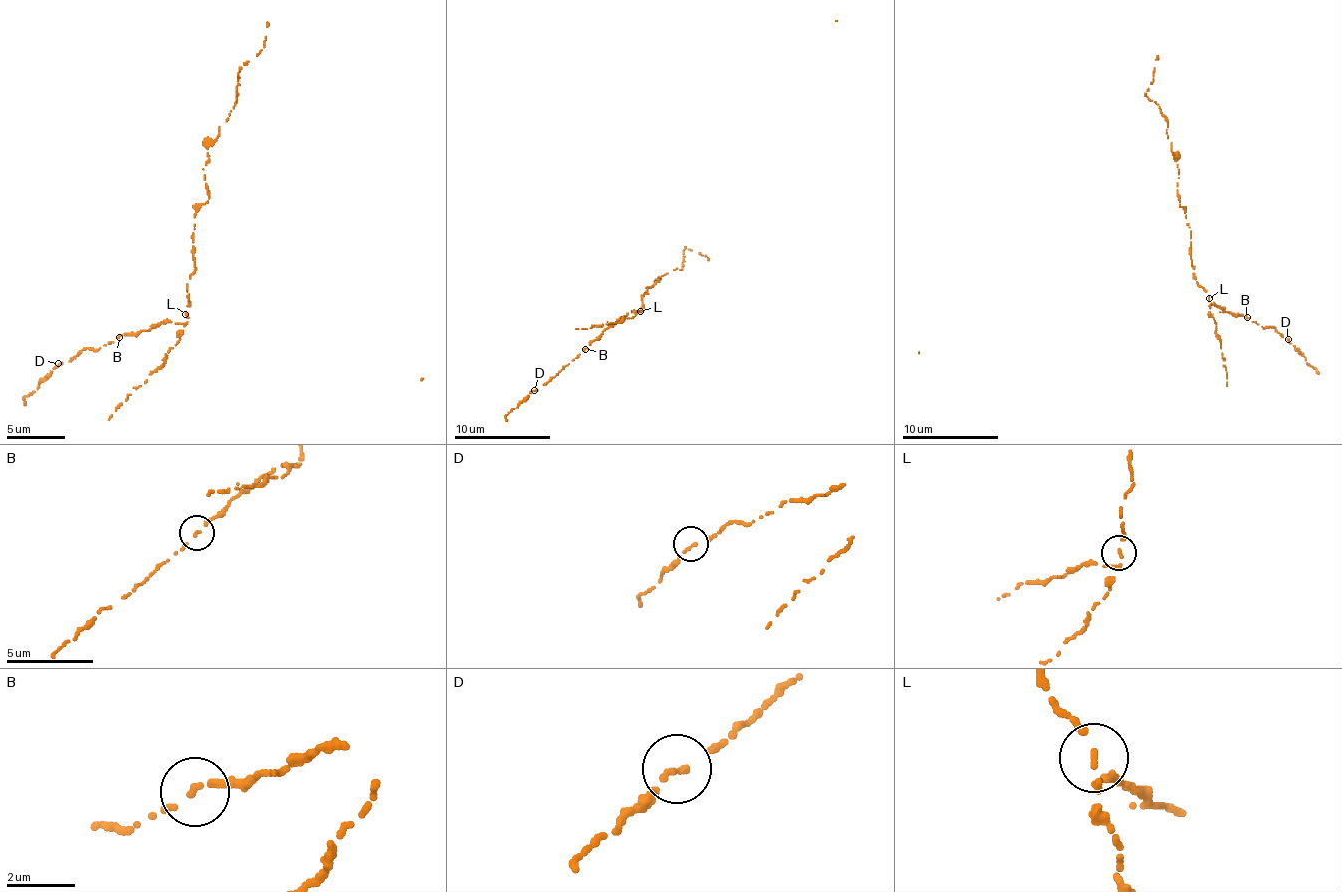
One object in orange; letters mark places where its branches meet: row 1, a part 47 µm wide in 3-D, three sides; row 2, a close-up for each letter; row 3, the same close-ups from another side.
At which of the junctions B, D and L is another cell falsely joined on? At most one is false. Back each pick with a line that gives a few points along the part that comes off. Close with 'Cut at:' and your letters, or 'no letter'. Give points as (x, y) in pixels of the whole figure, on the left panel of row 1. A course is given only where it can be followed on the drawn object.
L: course (186, 314), (195, 215), (209, 197), (207, 148), (227, 122), (241, 69), (265, 46), (268, 23)
Cut at: L

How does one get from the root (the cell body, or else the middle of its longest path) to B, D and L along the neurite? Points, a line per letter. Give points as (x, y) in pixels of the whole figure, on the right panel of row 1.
B: (1191, 264), (1193, 279), (1208, 295), (1208, 305), (1218, 305), (1225, 312), (1247, 317)
D: (1191, 264), (1193, 279), (1208, 295), (1208, 305), (1247, 315), (1251, 322), (1273, 327), (1288, 339)
L: (1191, 264), (1193, 279), (1208, 298)

